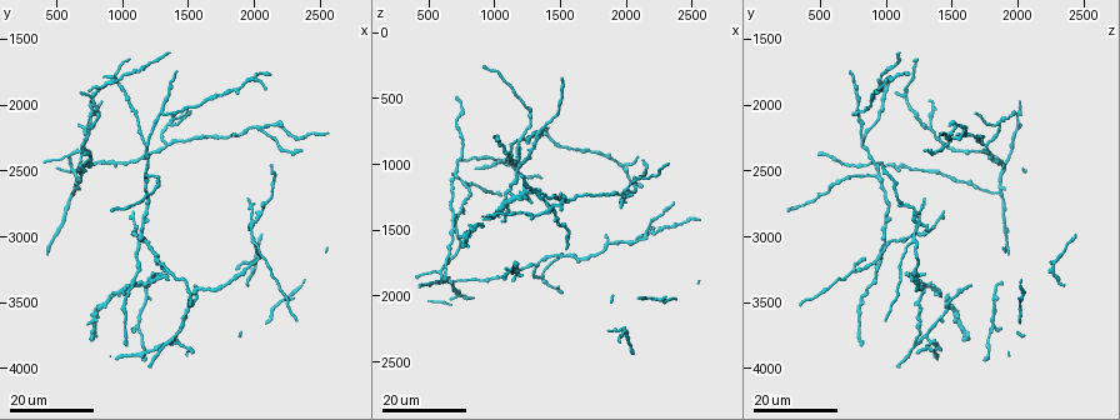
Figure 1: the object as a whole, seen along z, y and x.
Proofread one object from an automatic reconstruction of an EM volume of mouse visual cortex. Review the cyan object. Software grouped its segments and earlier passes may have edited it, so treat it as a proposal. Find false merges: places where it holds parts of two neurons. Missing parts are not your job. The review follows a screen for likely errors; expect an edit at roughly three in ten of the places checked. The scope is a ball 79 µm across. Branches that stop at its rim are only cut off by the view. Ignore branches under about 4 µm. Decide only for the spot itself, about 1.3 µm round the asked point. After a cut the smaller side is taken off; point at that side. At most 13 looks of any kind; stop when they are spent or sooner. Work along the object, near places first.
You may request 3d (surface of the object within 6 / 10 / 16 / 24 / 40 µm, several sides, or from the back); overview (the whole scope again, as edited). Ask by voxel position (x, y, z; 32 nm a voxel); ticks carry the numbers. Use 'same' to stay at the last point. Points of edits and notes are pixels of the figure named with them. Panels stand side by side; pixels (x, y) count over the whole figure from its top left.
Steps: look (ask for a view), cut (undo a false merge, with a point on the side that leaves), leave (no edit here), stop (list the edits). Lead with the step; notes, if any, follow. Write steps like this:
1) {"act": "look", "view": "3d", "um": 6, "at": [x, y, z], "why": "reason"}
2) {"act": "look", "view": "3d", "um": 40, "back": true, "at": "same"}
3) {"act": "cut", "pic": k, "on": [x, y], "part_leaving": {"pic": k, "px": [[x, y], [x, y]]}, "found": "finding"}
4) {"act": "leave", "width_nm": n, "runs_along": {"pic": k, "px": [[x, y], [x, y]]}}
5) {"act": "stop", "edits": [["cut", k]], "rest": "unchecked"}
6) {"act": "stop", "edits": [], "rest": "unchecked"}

{"act": "look", "view": "3d", "um": 24, "at": [1320, 2320, 1740], "why": "three-way junction"}

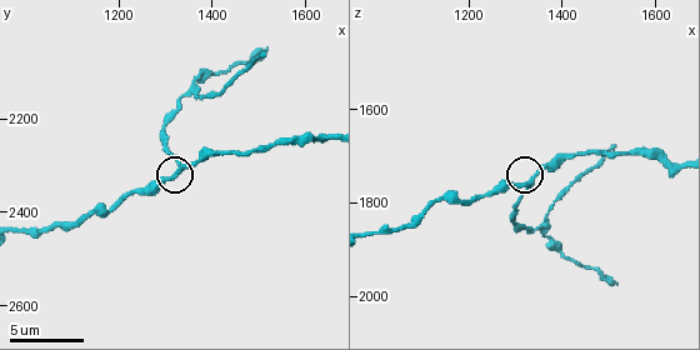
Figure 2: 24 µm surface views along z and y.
{"act": "look", "view": "3d", "um": 10, "at": [1335, 2305, 1760]}

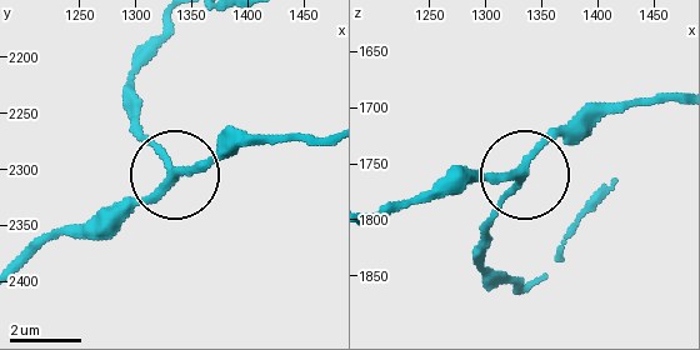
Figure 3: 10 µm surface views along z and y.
{"act": "look", "view": "3d", "um": 6, "at": [1334, 2304, 1758]}

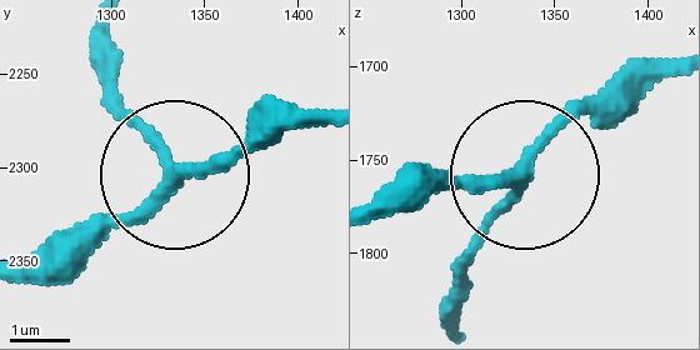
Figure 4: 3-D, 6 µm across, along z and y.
{"act": "leave", "arms": 3, "runs_along": {"pic": 4, "px": [[379, 211], [454, 183], [524, 178], [444, 296]]}, "found": "one neuron here"}

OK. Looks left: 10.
{"act": "look", "view": "3d", "um": 24, "at": [2040, 2160, 1580], "why": "three-way junction"}

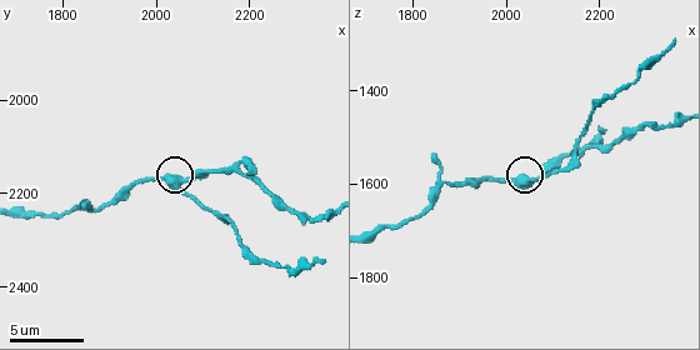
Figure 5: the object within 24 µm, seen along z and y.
{"act": "look", "view": "3d", "um": 10, "at": [2050, 2180, 1595]}

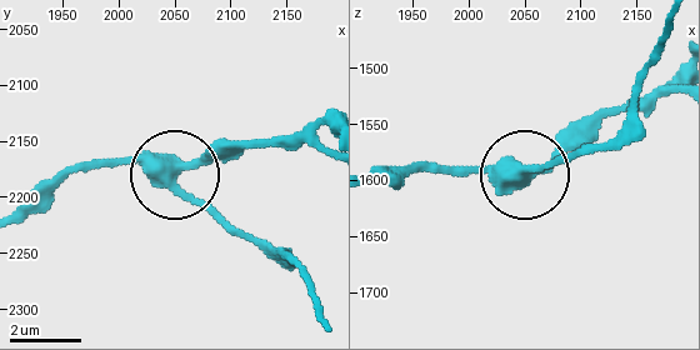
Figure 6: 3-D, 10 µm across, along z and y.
{"act": "leave", "runs_along": {"pic": 6, "px": [[20, 216], [74, 169], [154, 165], [231, 234]]}, "found": "all the same neuron"}

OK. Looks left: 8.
{"act": "look", "view": "3d", "um": 16, "at": [2000, 2880, 1260], "why": "four arms meet"}

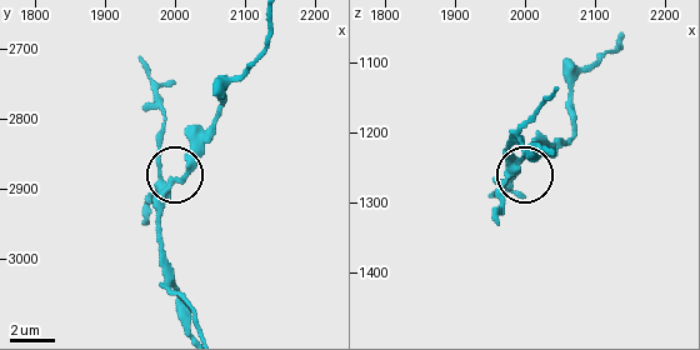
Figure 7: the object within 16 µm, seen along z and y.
{"act": "look", "view": "3d", "um": 6, "at": [1990, 2890, 1240]}

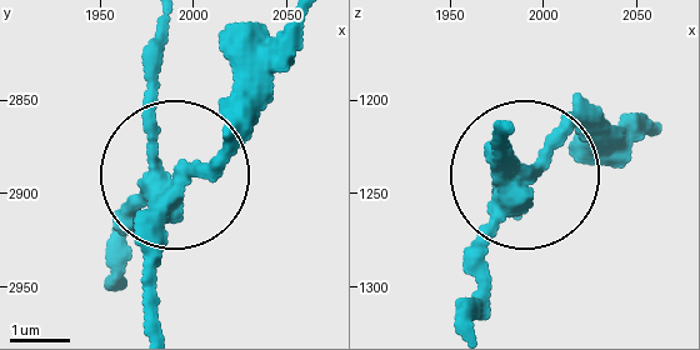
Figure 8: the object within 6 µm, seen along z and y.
{"act": "cut", "pic": 8, "on": [153, 115], "part_leaving": {"pic": 8, "px": [[164, 203], [149, 164], [159, 29]]}, "found": "a second neuron is stuck on"}

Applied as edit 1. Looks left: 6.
{"act": "look", "view": "overview"}

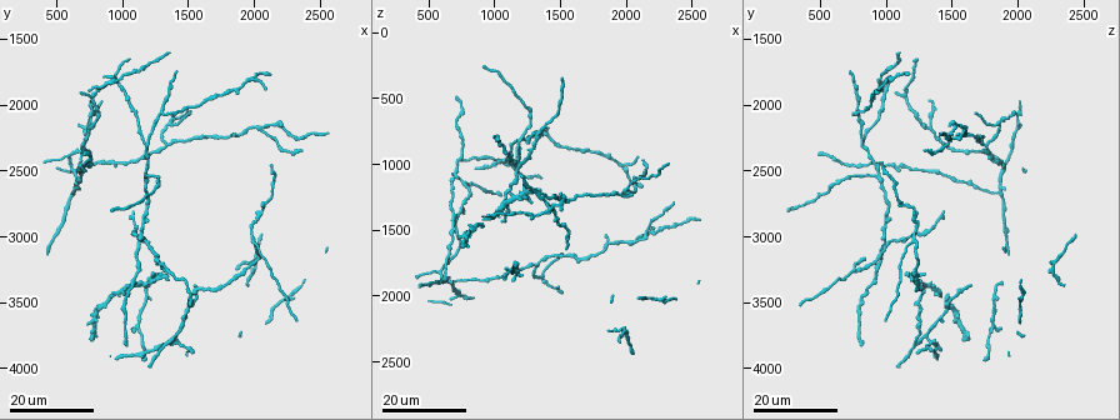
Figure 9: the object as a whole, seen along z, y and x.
{"act": "look", "view": "3d", "um": 24, "at": [1980, 3020, 1200]}

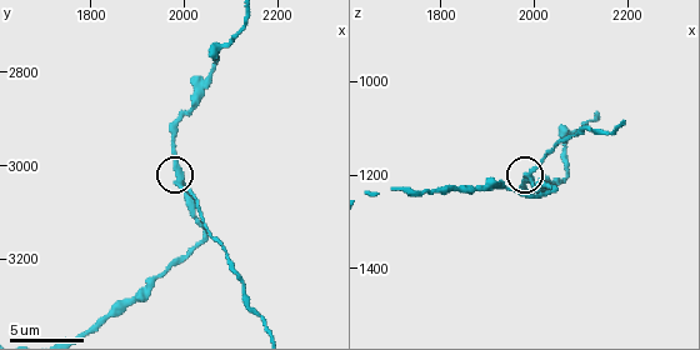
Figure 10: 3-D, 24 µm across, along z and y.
{"act": "look", "view": "3d", "um": 6, "at": [1985, 3030, 1200]}

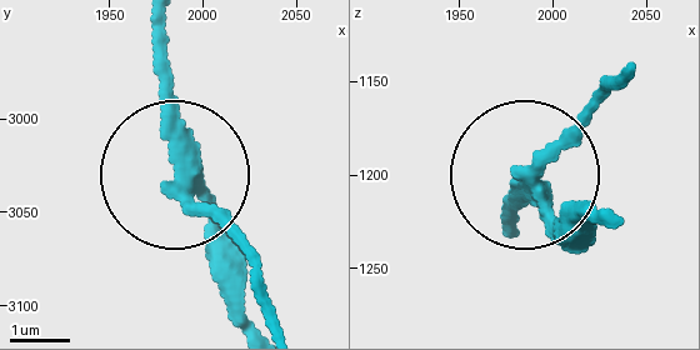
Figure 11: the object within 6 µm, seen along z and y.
{"act": "cut", "pic": 11, "on": [236, 226], "arms": 3, "part_leaving": {"pic": 11, "px": [[528, 174], [618, 84]]}, "found": "a second neuron is stuck on"}

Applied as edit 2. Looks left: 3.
{"act": "look", "view": "overview"}

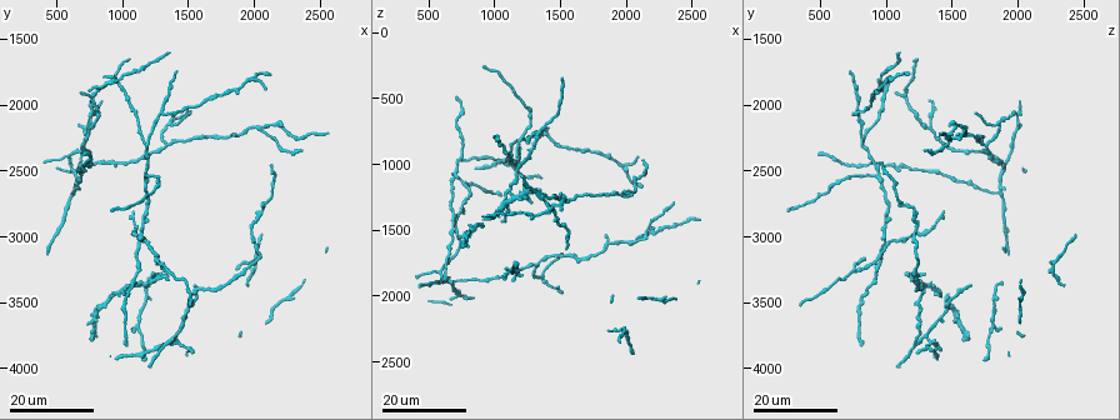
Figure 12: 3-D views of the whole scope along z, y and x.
{"act": "look", "view": "3d", "um": 24, "at": [1120, 3680, 1820], "why": "four arms meet"}

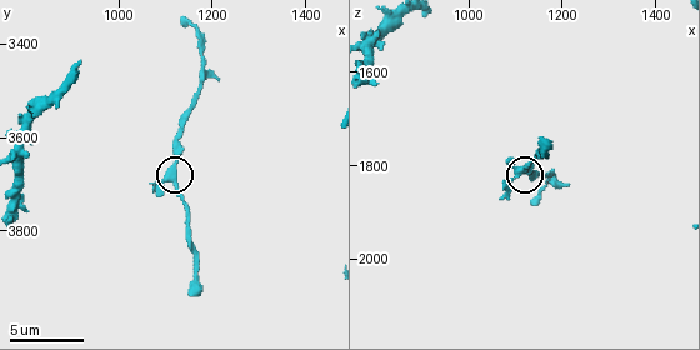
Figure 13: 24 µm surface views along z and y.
{"act": "look", "view": "3d", "um": 6, "at": [1120, 3695, 1805]}

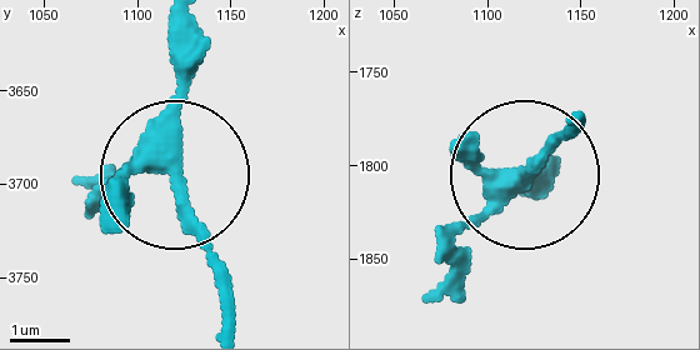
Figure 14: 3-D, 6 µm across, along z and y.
{"act": "leave", "width_nm": 330, "found": "all the same neuron"}

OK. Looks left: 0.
{"act": "stop", "edits": [["cut", 8], ["cut", 11]], "rest": "unchecked"}

